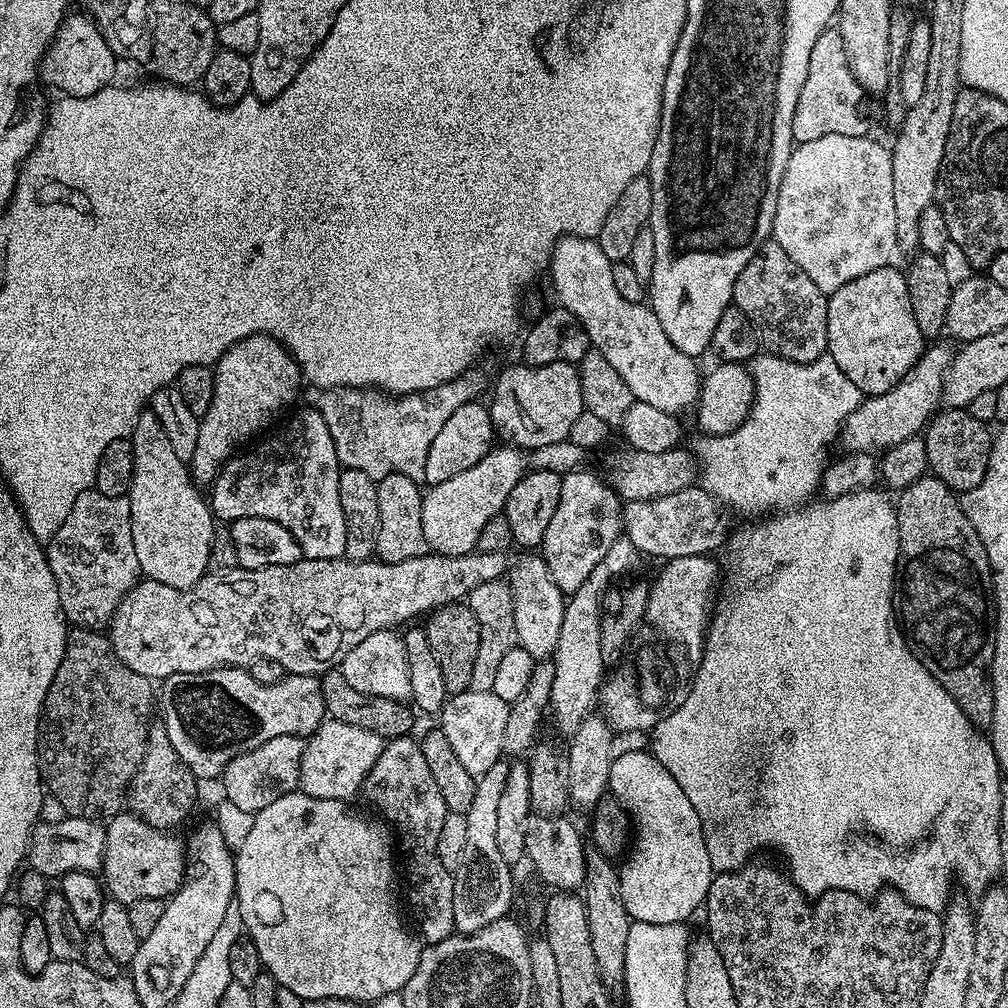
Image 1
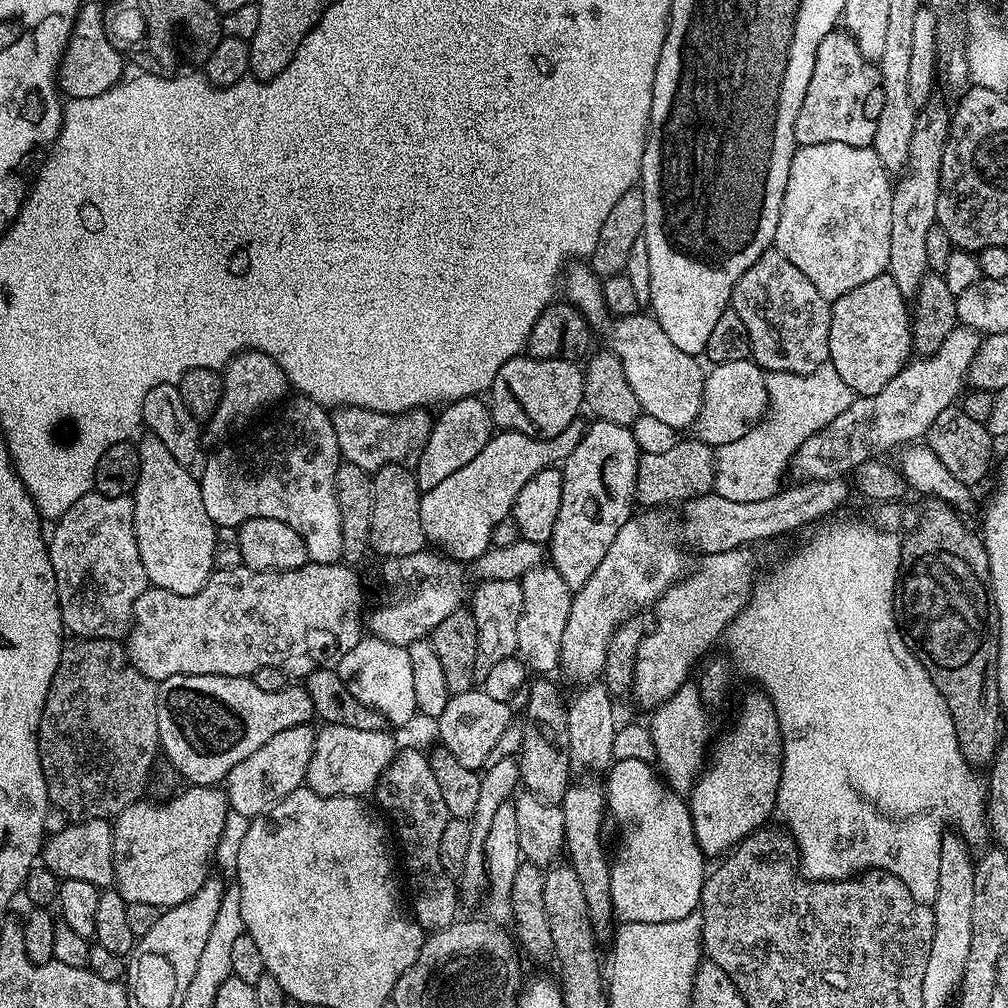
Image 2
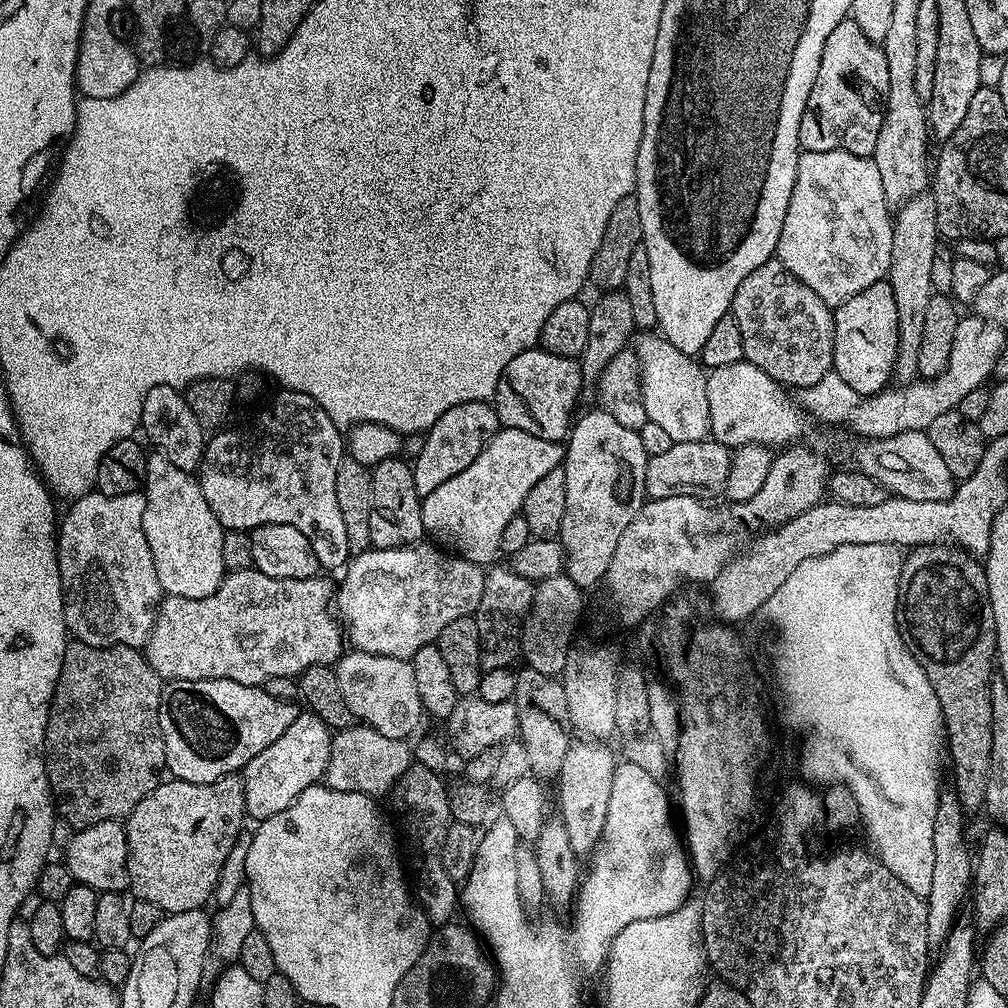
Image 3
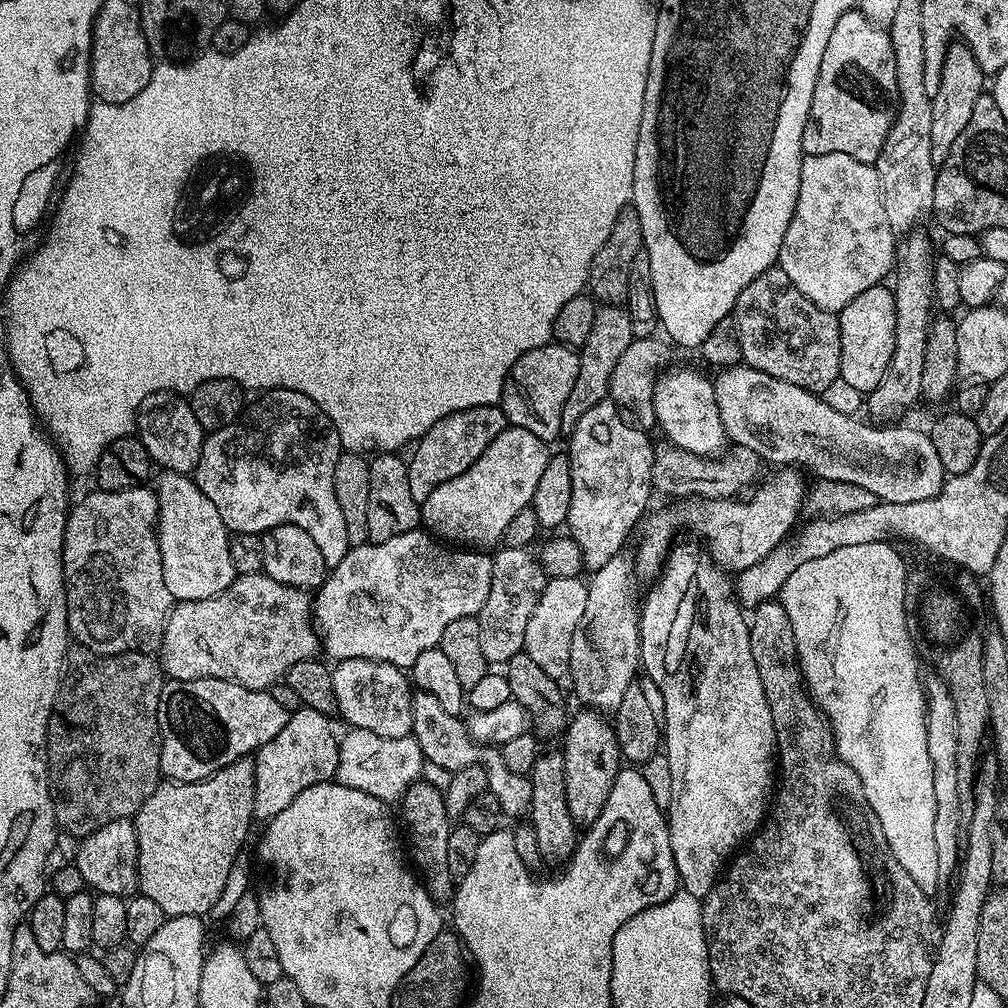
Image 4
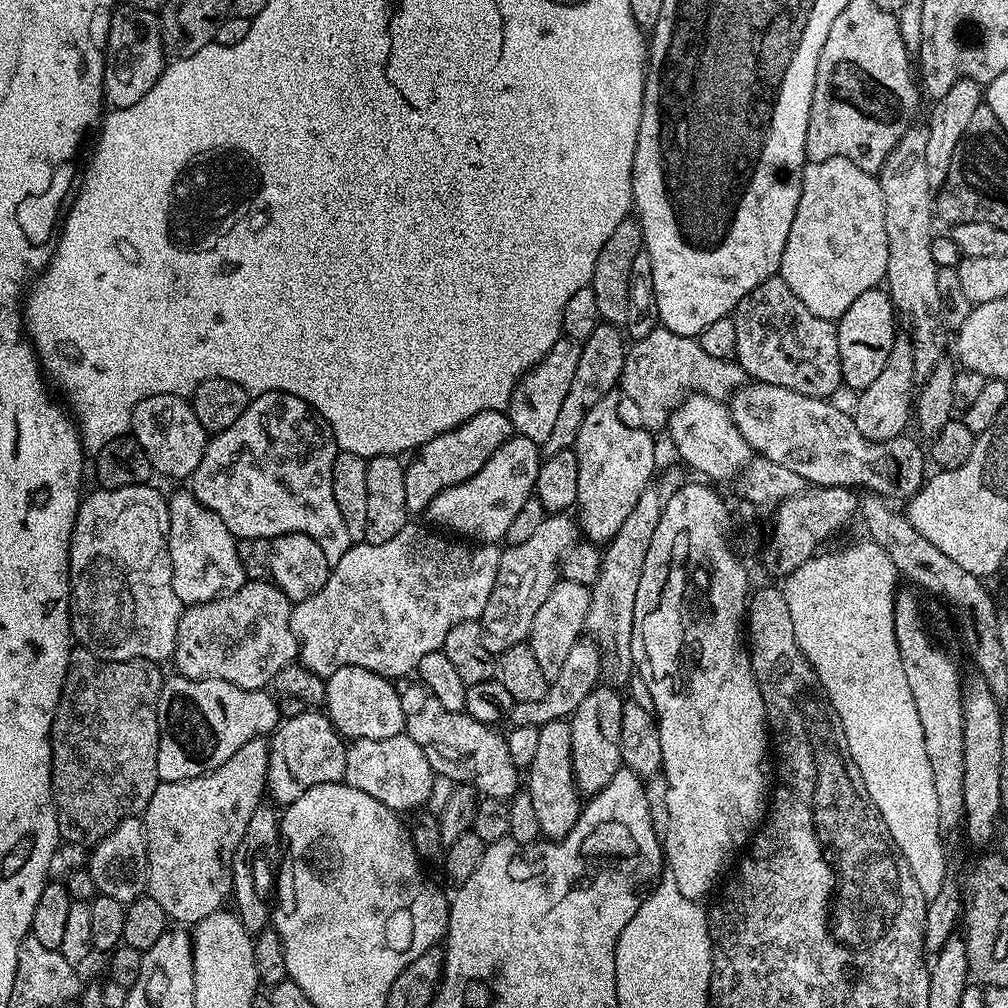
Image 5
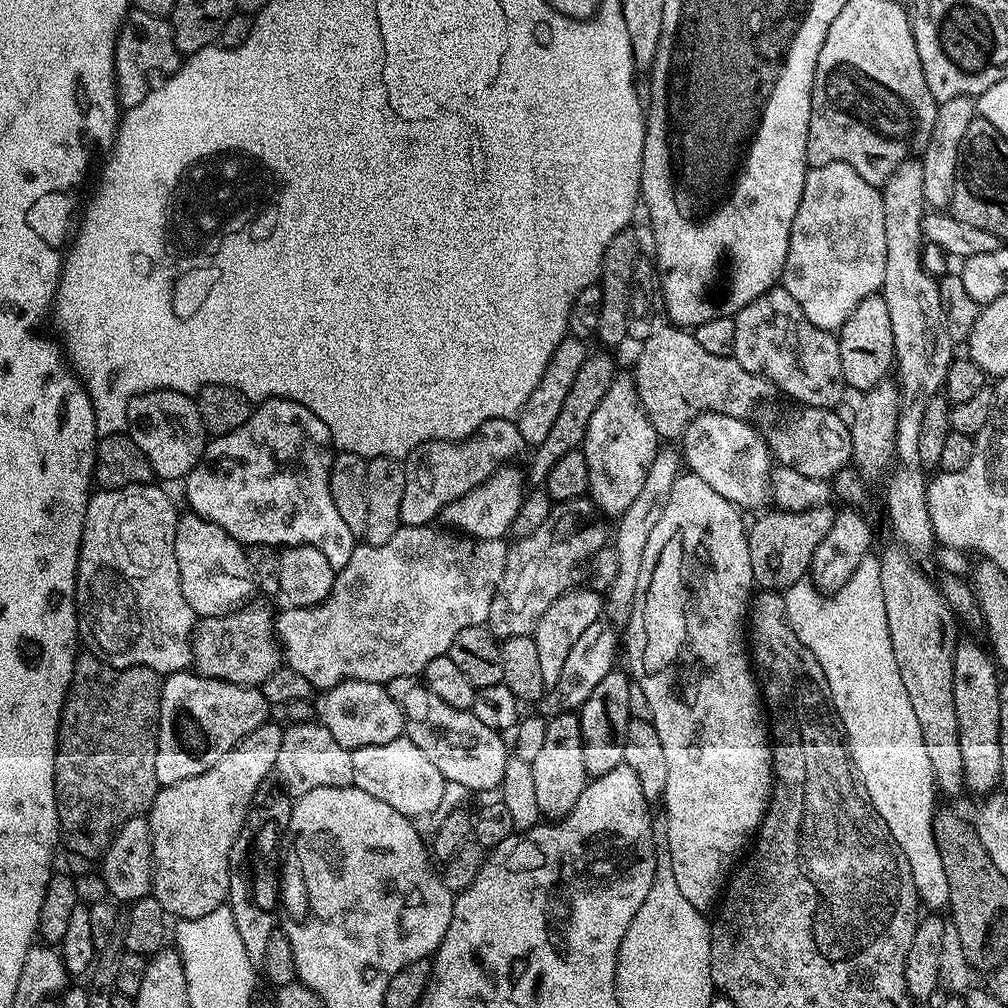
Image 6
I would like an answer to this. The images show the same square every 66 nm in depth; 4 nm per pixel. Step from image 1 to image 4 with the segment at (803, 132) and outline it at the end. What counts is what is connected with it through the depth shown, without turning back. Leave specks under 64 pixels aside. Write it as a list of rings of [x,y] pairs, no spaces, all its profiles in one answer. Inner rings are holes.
[[[858,10],[844,12],[842,18],[838,18],[834,30],[830,34],[830,42],[826,42],[826,50],[822,53],[822,66],[818,70],[818,82],[814,86],[814,98],[810,102],[810,114],[806,122],[806,130],[802,134],[802,146],[805,156],[817,156],[818,154],[850,154],[850,158],[858,158],[858,162],[875,164],[878,154],[882,154],[882,146],[886,146],[886,134],[890,134],[892,123],[896,120],[896,109],[900,106],[898,94],[898,70],[894,68],[894,46],[890,42],[887,31],[881,25],[872,24],[870,18],[866,18]]]

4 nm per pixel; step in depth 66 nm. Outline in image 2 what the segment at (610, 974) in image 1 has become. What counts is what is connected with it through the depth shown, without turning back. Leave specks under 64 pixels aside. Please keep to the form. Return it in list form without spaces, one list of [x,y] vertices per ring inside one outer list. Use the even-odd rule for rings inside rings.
[[[577,779],[569,783],[564,795],[564,847],[567,863],[578,874],[578,882],[582,882],[582,894],[586,894],[586,906],[593,929],[597,937],[604,938],[614,928],[610,898],[610,856],[609,853],[604,853],[604,844],[600,841],[600,835],[604,832],[604,816],[606,817],[606,788],[601,781],[600,784],[596,781],[599,779],[588,779],[592,780]]]

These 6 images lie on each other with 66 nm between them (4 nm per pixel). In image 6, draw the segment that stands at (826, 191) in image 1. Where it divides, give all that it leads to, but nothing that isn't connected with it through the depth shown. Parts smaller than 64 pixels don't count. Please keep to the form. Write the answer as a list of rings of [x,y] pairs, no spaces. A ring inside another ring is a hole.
[[[830,162],[826,166],[809,168],[802,186],[802,202],[798,202],[798,214],[794,214],[794,222],[790,226],[790,246],[784,263],[782,287],[794,297],[794,302],[798,302],[798,306],[802,306],[802,314],[806,314],[806,318],[810,318],[810,322],[814,322],[814,326],[818,326],[827,332],[836,332],[846,322],[846,318],[850,318],[850,314],[854,314],[858,302],[877,295],[883,289],[885,278],[886,218],[882,218],[881,189],[875,184],[866,182],[866,178],[862,178],[862,174],[858,174],[858,170],[854,170],[851,166],[846,166],[842,162]]]

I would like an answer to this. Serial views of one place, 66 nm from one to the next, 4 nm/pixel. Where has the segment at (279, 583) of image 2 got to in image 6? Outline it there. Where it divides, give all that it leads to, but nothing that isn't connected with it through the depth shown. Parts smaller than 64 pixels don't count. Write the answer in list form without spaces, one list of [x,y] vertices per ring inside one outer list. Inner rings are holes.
[[[245,603],[224,616],[205,616],[197,623],[192,633],[192,662],[199,675],[231,684],[262,686],[281,667],[273,609],[256,603]]]

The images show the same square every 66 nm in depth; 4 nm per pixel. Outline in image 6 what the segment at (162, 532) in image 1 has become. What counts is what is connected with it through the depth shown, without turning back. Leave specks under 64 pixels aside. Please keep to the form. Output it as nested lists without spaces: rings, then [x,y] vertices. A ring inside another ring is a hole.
[[[195,514],[181,515],[176,522],[174,534],[174,554],[178,554],[178,578],[182,582],[182,598],[190,602],[190,606],[196,611],[197,617],[224,616],[245,602],[253,599],[252,591],[257,591],[258,585],[255,576],[250,570],[248,553],[245,545],[240,544],[222,526],[210,522],[206,518]]]

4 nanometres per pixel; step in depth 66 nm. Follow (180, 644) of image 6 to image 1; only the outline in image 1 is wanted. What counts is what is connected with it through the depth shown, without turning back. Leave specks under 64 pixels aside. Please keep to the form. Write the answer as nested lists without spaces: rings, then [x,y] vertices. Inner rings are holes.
[[[95,490],[78,494],[66,522],[47,541],[46,551],[54,582],[58,582],[64,619],[77,629],[100,630],[111,625],[122,598],[142,576],[138,554],[134,554],[127,498],[115,500]]]

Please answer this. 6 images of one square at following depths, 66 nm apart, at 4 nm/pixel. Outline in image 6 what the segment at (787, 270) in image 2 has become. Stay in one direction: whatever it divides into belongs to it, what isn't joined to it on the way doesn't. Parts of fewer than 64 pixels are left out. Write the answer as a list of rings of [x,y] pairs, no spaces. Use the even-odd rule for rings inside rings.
[[[777,286],[766,290],[766,294],[762,294],[758,298],[754,298],[754,302],[750,302],[750,306],[742,306],[742,310],[737,312],[734,317],[734,350],[732,356],[746,370],[750,370],[750,374],[758,374],[764,376],[772,384],[773,389],[785,392],[789,396],[789,401],[795,402],[797,405],[805,408],[830,408],[839,409],[840,405],[845,403],[846,385],[844,383],[844,375],[842,374],[842,358],[840,357],[840,342],[836,332],[827,332],[818,326],[814,326],[814,322],[810,322],[810,318],[806,318],[806,314],[802,314],[802,306],[798,306],[798,302],[794,302],[794,297],[782,286]]]

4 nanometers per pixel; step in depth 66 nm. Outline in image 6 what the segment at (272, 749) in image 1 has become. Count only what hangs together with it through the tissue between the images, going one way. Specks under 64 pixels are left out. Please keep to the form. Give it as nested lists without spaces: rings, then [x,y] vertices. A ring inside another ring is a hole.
[[[322,722],[310,724],[288,724],[282,734],[282,747],[278,749],[278,762],[274,769],[279,783],[289,796],[295,798],[302,794],[310,794],[310,790],[318,790],[322,786],[338,786],[339,788],[353,787],[354,758],[352,749],[344,748],[334,740],[334,735]]]

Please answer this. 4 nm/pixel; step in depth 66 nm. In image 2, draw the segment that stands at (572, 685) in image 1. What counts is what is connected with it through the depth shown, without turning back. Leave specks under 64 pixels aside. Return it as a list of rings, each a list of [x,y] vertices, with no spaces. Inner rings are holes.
[[[644,510],[644,513],[634,514],[618,530],[610,550],[606,550],[606,558],[598,562],[598,570],[586,578],[586,586],[575,589],[570,606],[570,618],[566,618],[566,630],[562,634],[560,647],[560,668],[572,680],[592,682],[604,671],[606,650],[610,646],[610,638],[620,624],[633,619],[643,608],[651,609],[659,600],[660,595],[681,576],[685,575],[684,556],[680,553],[681,545],[672,541],[672,532],[667,528],[668,520],[660,510]]]

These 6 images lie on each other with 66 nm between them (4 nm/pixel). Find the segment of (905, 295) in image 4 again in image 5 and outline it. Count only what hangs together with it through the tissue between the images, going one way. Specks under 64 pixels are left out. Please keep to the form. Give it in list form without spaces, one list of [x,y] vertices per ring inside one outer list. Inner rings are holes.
[[[904,334],[897,335],[894,350],[890,350],[890,358],[886,358],[886,366],[878,373],[878,378],[874,378],[870,386],[859,389],[858,410],[854,410],[851,418],[860,433],[867,440],[889,440],[901,435],[914,416],[914,389],[917,384],[911,339]]]

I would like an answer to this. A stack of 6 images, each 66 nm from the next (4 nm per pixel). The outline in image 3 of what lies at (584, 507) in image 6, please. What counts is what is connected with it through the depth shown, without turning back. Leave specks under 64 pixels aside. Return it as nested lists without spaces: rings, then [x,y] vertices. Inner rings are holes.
[[[492,566],[485,571],[482,598],[478,602],[476,611],[476,625],[480,635],[480,666],[481,669],[508,668],[511,660],[518,656],[522,648],[522,629],[524,621],[528,619],[528,612],[532,608],[533,581],[527,580],[521,572],[516,572],[511,566],[496,568]]]

